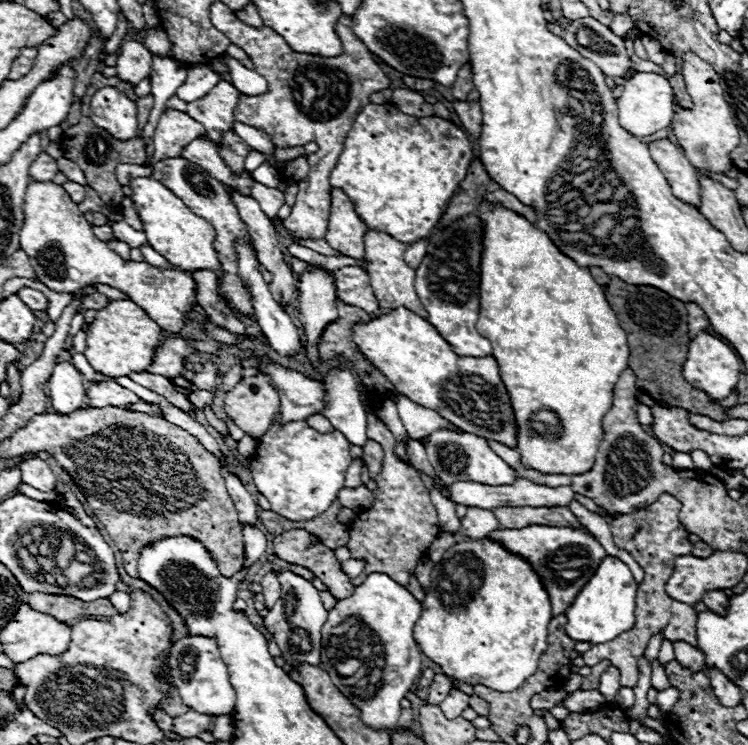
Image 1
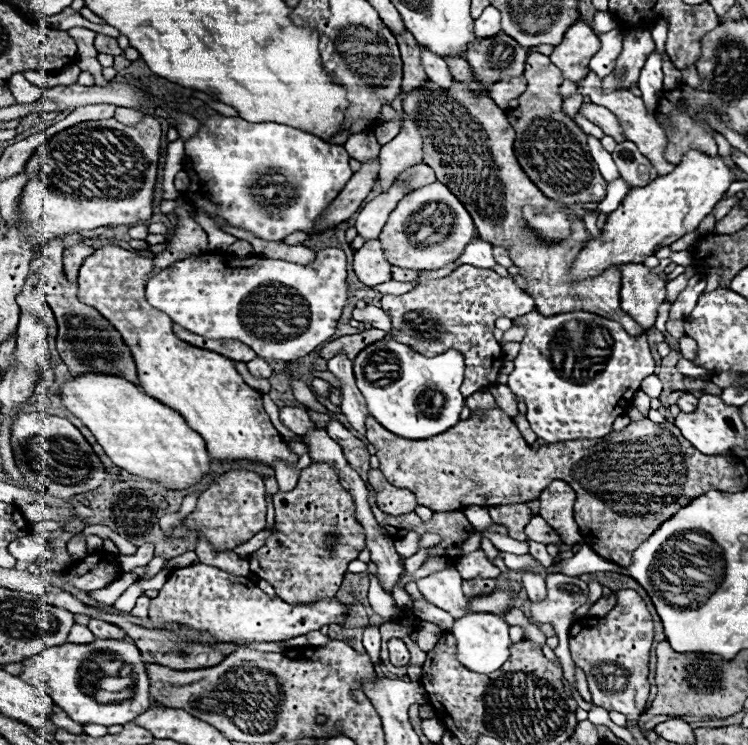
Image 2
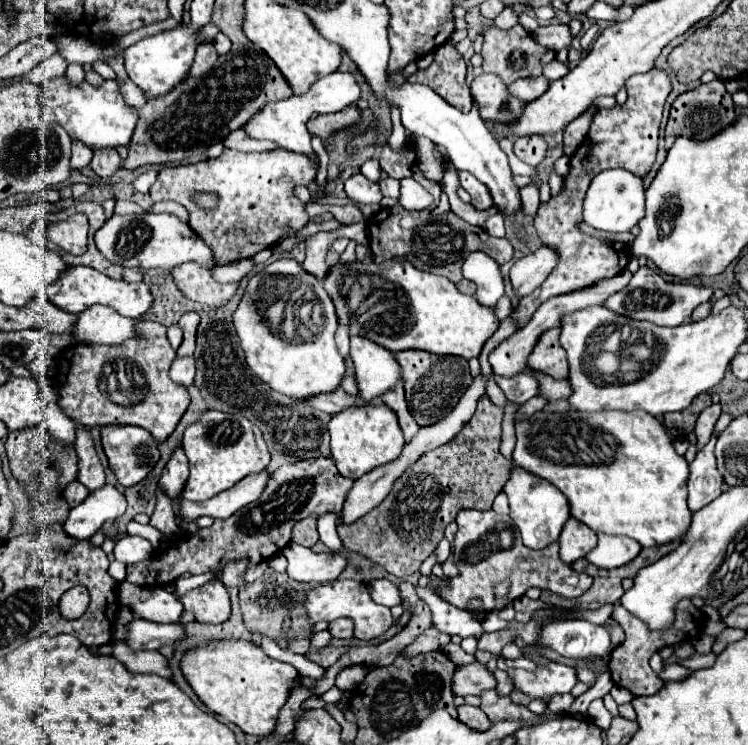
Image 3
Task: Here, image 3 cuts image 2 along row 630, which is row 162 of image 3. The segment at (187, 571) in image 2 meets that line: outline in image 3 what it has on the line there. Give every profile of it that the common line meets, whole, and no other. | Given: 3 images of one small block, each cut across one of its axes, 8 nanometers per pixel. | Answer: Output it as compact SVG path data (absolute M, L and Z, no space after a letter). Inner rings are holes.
M224 148L220 158L190 164L190 166L164 166L158 172L158 180L150 188L150 198L154 202L176 200L180 202L190 218L188 224L212 248L216 260L214 266L234 264L256 256L266 248L274 248L282 240L296 236L298 230L310 220L306 204L294 196L296 186L310 184L316 178L316 166L308 156L296 154L284 148L262 152L262 154L242 154ZM212 192L218 196L216 208L202 208L194 202L196 194Z

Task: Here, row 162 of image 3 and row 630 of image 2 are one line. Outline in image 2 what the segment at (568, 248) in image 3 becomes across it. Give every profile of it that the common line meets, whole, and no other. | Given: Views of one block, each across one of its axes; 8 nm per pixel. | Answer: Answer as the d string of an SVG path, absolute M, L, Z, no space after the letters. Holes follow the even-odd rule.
M634 590L616 592L616 606L604 618L578 618L570 628L570 652L578 668L584 670L596 706L622 712L636 722L648 702L648 654L654 626L644 600ZM614 682L626 682L614 690Z

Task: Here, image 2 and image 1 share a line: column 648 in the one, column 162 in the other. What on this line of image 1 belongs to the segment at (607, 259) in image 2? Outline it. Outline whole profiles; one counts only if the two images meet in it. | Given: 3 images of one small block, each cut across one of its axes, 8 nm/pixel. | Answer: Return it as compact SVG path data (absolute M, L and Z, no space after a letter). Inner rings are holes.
M152 176L146 178L130 178L130 190L132 190L132 202L138 206L136 212L144 224L144 234L148 238L148 244L162 254L176 270L214 270L220 274L220 264L216 258L216 252L212 248L214 242L214 228L192 212L184 204L182 198L178 198L170 188L166 188L162 182L154 180Z

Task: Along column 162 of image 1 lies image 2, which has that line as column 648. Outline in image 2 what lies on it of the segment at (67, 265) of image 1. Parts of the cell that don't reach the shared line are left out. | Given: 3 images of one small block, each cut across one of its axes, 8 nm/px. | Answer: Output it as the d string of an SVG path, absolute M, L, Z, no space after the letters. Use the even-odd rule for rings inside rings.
M622 264L620 304L642 328L652 328L656 310L666 298L666 284L656 270L644 264Z

